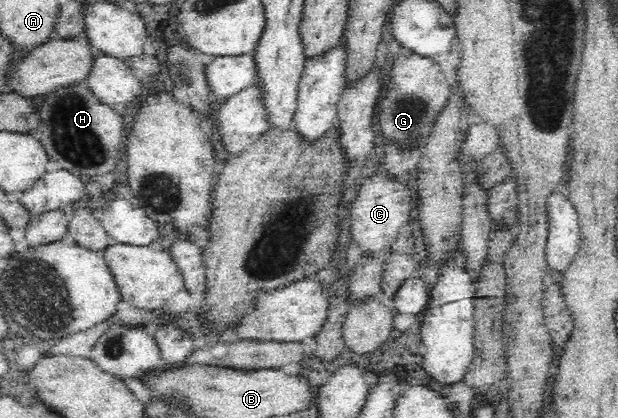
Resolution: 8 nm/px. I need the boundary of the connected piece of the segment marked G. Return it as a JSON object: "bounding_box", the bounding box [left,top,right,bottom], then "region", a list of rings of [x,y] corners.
{"bounding_box":[376,53,449,177],"region":[[[415,53],[395,58],[385,96],[378,102],[376,110],[379,115],[376,122],[386,141],[383,167],[391,175],[406,177],[408,172],[418,169],[425,138],[447,102],[449,88],[441,66],[433,62],[432,58]]]}

